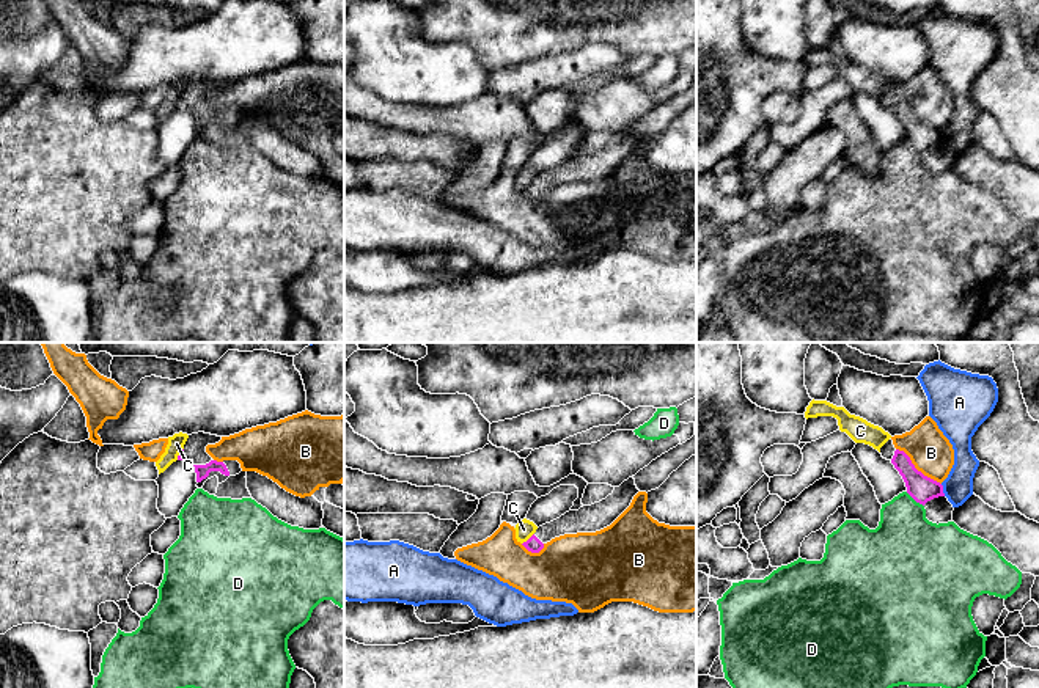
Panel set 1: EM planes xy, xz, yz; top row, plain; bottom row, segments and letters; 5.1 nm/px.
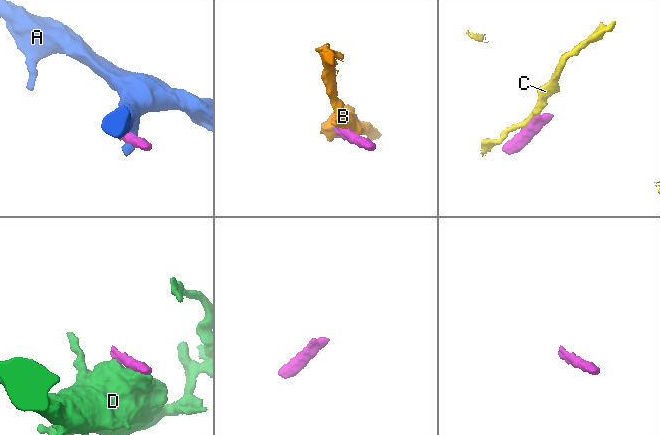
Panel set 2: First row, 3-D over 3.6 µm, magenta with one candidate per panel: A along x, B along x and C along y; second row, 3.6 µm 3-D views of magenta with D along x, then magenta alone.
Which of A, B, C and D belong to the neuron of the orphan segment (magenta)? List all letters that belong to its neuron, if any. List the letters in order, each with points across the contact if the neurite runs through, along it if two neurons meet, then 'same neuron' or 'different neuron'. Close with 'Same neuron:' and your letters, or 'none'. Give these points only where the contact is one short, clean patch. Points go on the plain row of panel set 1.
A: different neuron
B: different neuron
C: border along xz (533, 181), (522, 192); different neuron
D: different neuron
Same neuron: none

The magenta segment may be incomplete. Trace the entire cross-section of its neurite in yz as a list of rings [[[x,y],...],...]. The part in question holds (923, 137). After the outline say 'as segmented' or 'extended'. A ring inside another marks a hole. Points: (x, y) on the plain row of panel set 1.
[[[891,86],[880,96],[880,102],[899,119],[905,130],[907,141],[916,151],[924,154],[934,146],[945,145],[943,134],[918,119],[910,105],[904,99],[894,96]]]; extended

